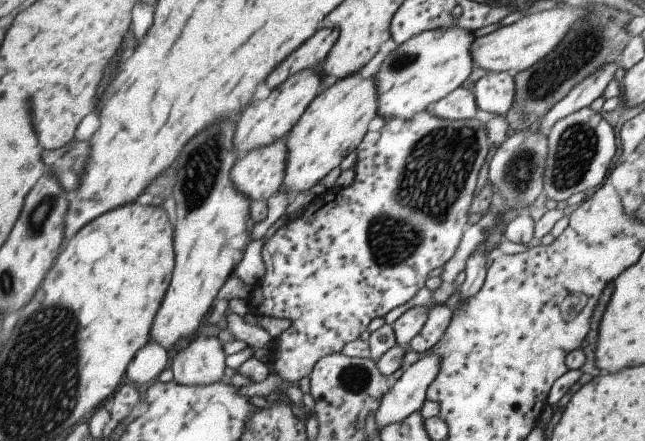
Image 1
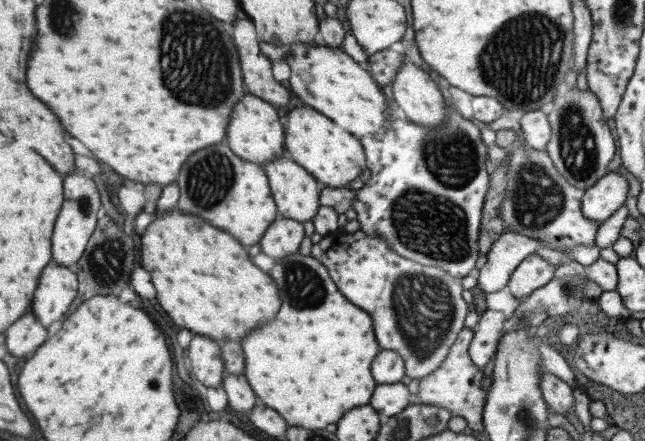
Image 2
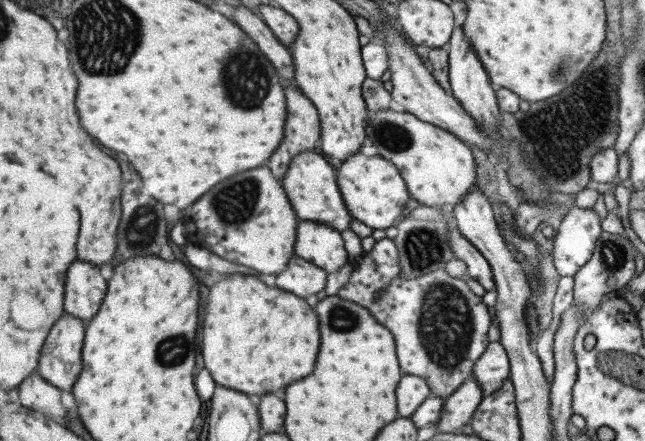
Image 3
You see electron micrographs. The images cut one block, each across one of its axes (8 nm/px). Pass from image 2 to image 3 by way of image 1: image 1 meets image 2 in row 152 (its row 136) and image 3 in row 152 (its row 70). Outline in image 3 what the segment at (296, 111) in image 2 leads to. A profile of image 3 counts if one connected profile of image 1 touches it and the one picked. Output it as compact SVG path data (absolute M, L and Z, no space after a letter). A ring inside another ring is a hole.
M360 152L352 154L335 169L335 181L347 212L365 226L384 230L396 226L396 222L403 217L409 195L405 183L397 167L379 155L365 156Z

